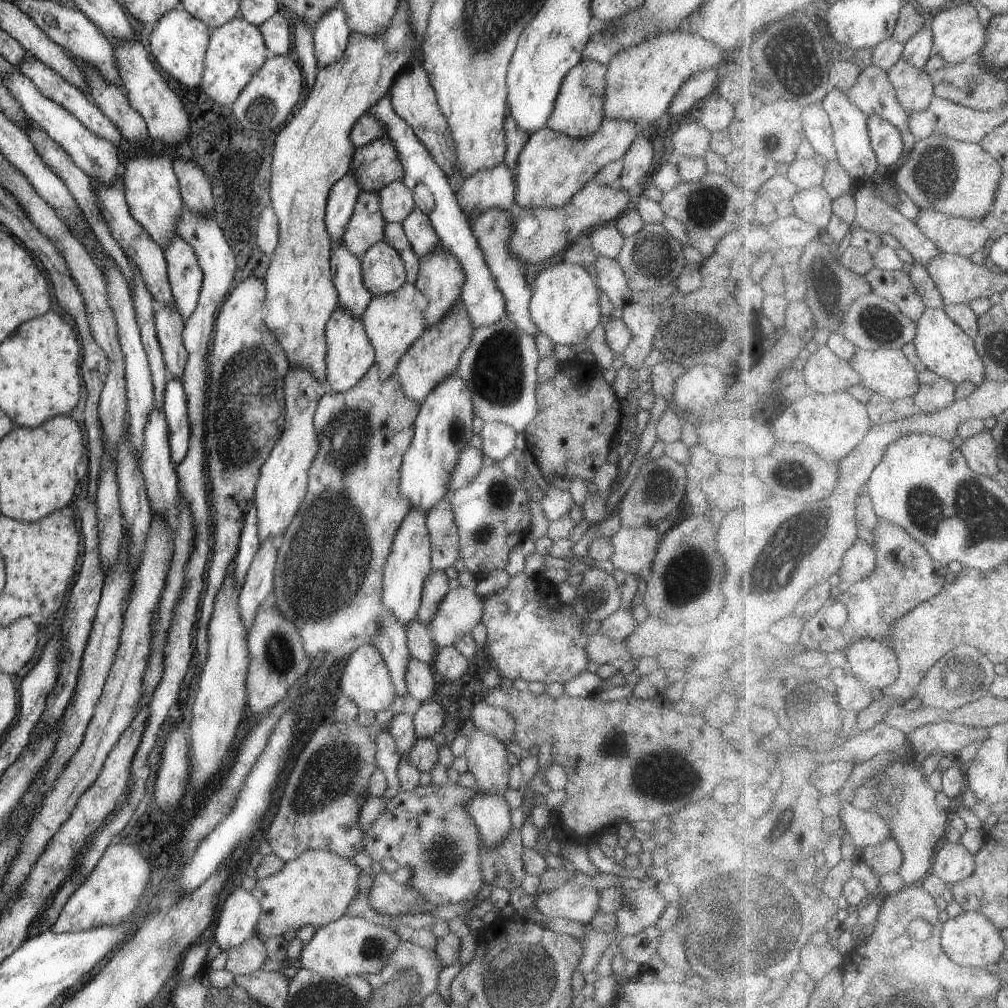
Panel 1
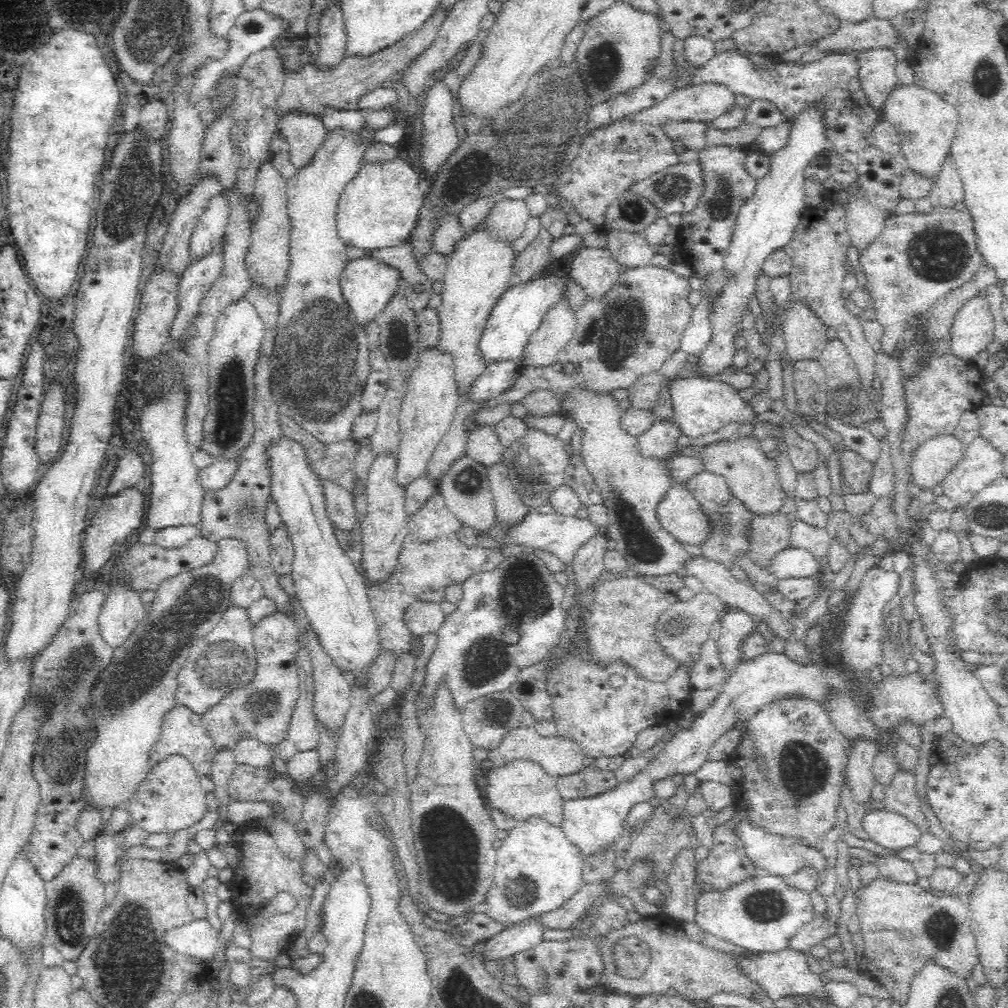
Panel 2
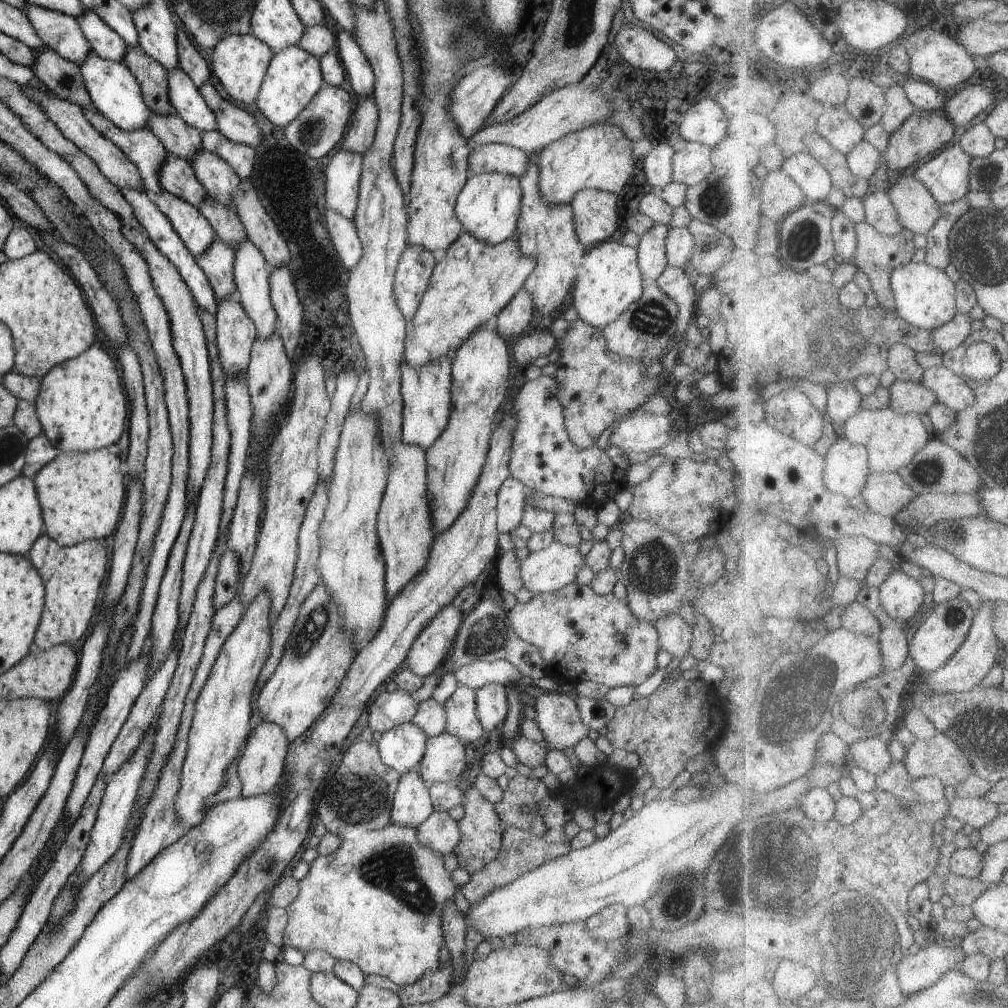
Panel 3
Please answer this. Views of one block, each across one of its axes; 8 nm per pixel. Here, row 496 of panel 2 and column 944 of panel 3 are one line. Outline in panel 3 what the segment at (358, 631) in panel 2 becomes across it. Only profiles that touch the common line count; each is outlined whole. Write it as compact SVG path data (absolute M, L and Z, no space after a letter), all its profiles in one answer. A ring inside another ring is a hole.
M926 260L921 263L912 262L894 271L893 287L899 313L914 326L935 331L952 322L960 313L957 282L948 276L946 270Z

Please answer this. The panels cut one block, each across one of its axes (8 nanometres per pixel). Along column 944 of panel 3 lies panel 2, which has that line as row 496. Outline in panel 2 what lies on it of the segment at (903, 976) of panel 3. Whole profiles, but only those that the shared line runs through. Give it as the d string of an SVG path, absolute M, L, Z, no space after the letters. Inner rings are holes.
M978 437L967 445L964 458L941 480L942 494L947 496L957 507L965 507L981 490L990 487L1004 474L1004 459L1002 452L990 439Z

